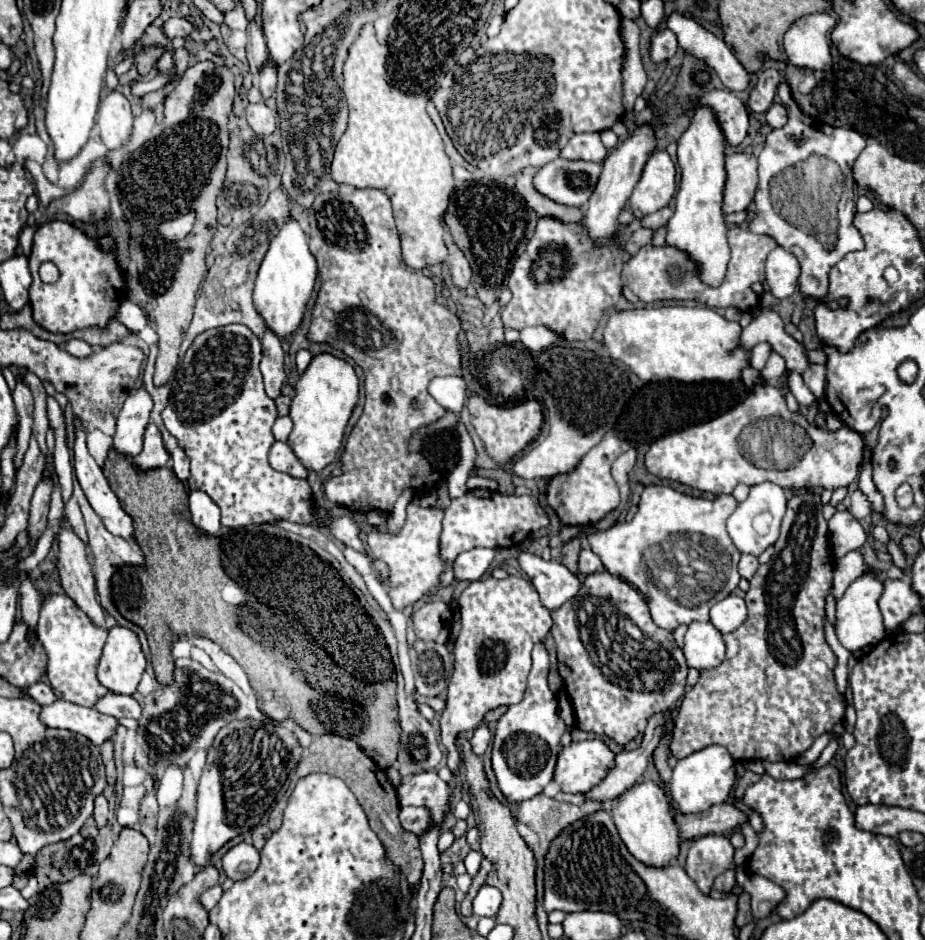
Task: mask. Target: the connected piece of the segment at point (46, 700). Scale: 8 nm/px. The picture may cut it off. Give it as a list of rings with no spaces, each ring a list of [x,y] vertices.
[[[36,682],[34,686],[26,688],[26,692],[30,694],[30,698],[32,698],[34,702],[38,702],[38,704],[42,704],[42,706],[50,706],[50,704],[54,704],[54,702],[58,700],[58,696],[56,696],[56,692],[52,690],[52,686],[50,686],[50,684],[44,684],[44,682]]]

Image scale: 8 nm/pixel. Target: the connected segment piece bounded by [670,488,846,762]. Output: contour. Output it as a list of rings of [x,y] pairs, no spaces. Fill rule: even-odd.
[[[804,488],[804,490],[798,490],[794,492],[794,496],[788,500],[788,510],[786,510],[786,516],[782,520],[782,532],[780,532],[780,538],[776,540],[776,552],[774,556],[770,558],[768,564],[762,564],[754,578],[750,580],[750,590],[746,592],[746,606],[748,606],[748,618],[746,622],[730,632],[730,634],[724,634],[724,642],[726,642],[726,658],[724,662],[718,666],[718,668],[712,668],[712,670],[702,670],[700,672],[700,680],[694,688],[690,688],[690,692],[684,694],[682,698],[682,704],[678,708],[678,718],[674,722],[674,732],[672,732],[672,742],[670,742],[670,752],[676,756],[676,758],[686,758],[702,748],[708,748],[708,746],[724,746],[730,756],[734,760],[764,760],[764,762],[792,762],[796,758],[796,754],[802,754],[806,752],[814,740],[818,736],[822,736],[824,732],[830,732],[834,728],[834,724],[842,722],[844,720],[844,714],[846,714],[846,702],[844,702],[844,696],[838,692],[838,686],[836,686],[836,680],[834,680],[834,666],[836,666],[836,654],[832,652],[832,648],[828,646],[826,638],[824,638],[824,606],[826,606],[826,598],[830,594],[830,588],[832,588],[832,576],[834,576],[834,558],[832,558],[832,552],[830,552],[830,542],[828,542],[828,522],[824,520],[822,516],[822,502],[820,502],[820,492],[812,490],[812,488]]]

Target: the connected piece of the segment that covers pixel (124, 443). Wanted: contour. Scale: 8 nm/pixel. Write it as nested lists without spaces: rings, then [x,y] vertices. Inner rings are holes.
[[[144,386],[130,392],[130,396],[126,398],[126,402],[120,410],[120,416],[116,422],[116,434],[112,438],[116,452],[126,454],[126,456],[140,454],[142,436],[150,422],[152,406],[154,406],[152,396],[148,394],[148,390]]]

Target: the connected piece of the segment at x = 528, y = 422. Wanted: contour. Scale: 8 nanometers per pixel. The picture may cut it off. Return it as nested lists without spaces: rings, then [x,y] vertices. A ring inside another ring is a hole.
[[[472,392],[469,394],[469,412],[476,434],[498,464],[506,464],[520,454],[538,436],[542,426],[542,406],[538,400],[524,400],[516,406],[494,406],[488,404],[480,394]]]

